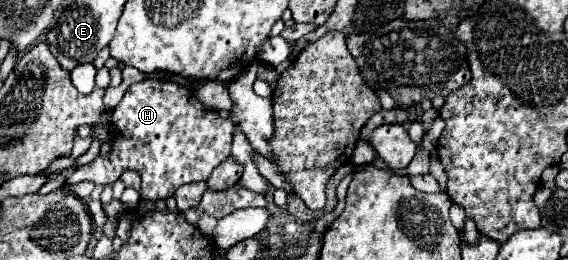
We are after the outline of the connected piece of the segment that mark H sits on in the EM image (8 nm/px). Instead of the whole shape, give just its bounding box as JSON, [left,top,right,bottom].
[66,80,233,200]

